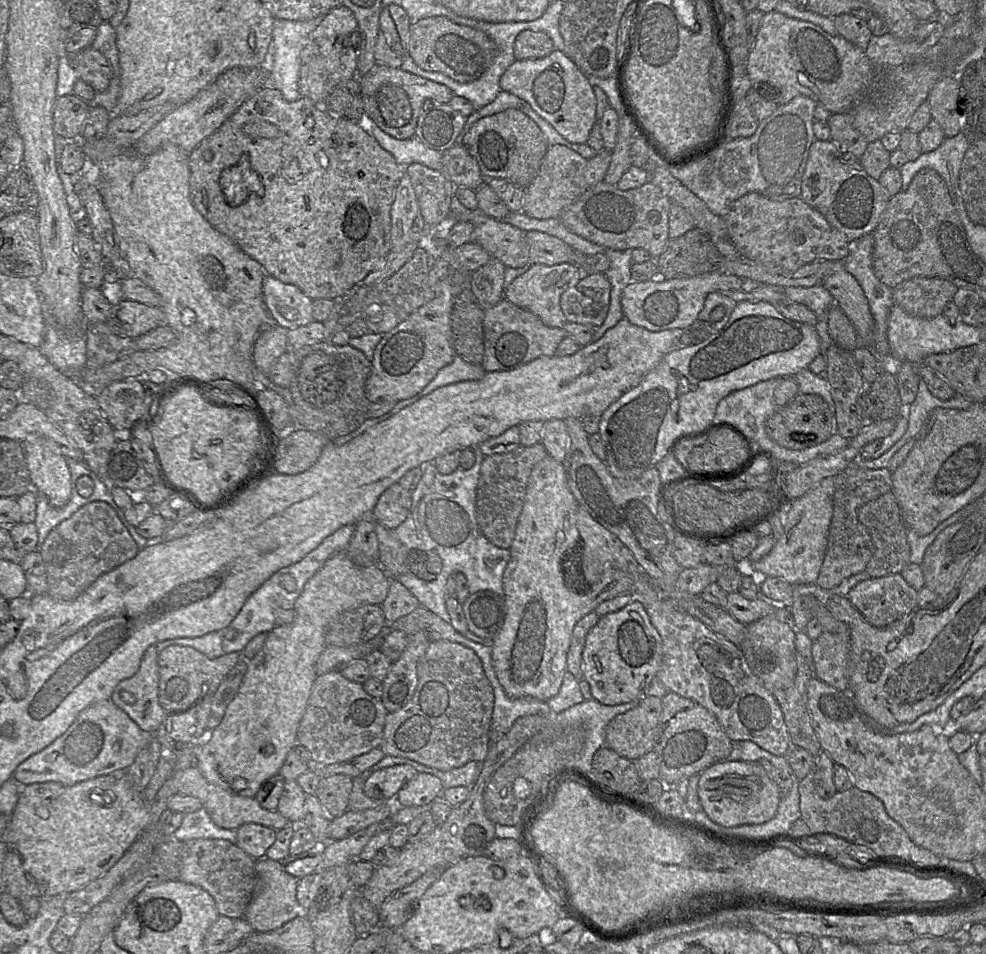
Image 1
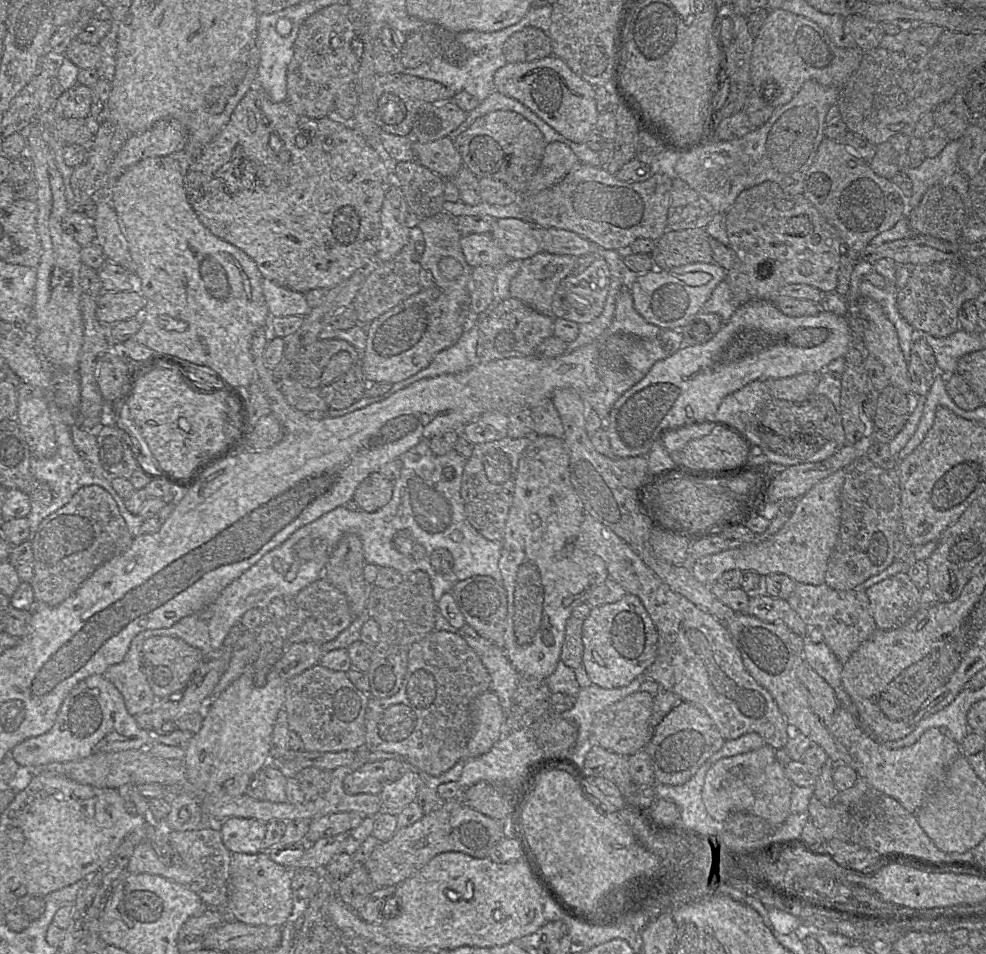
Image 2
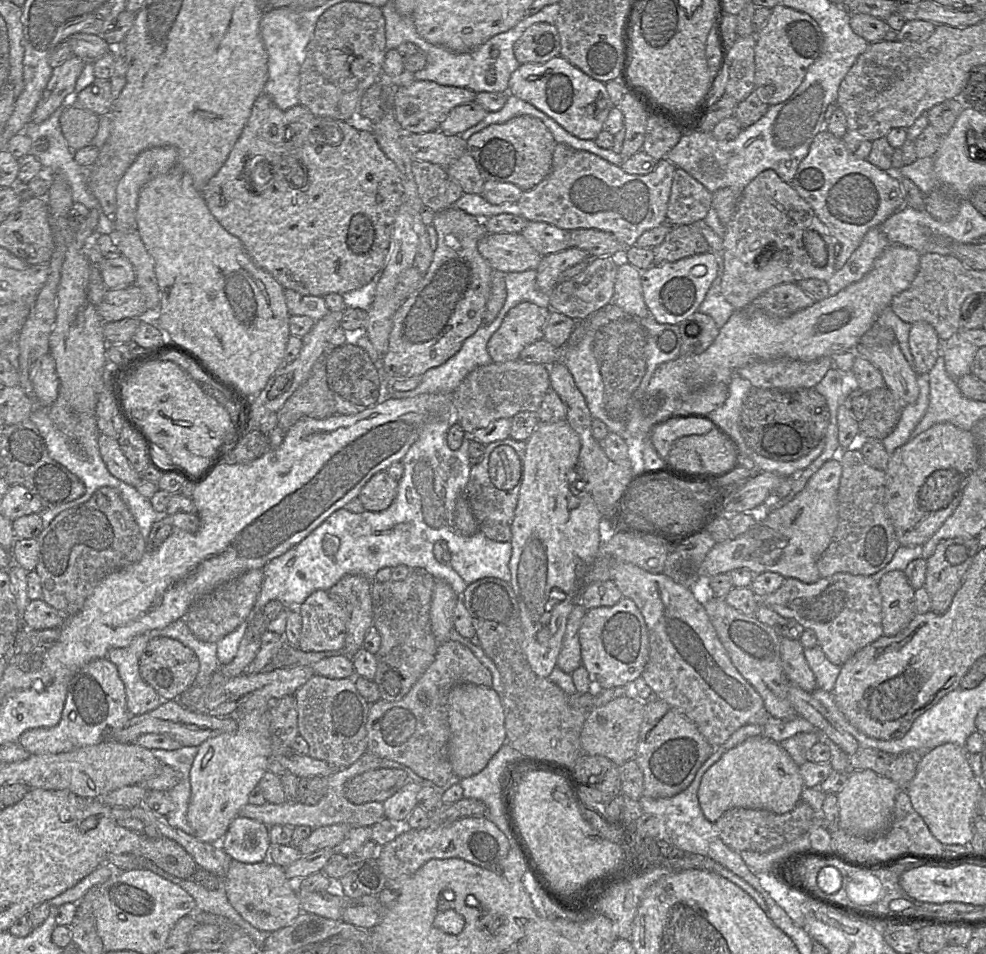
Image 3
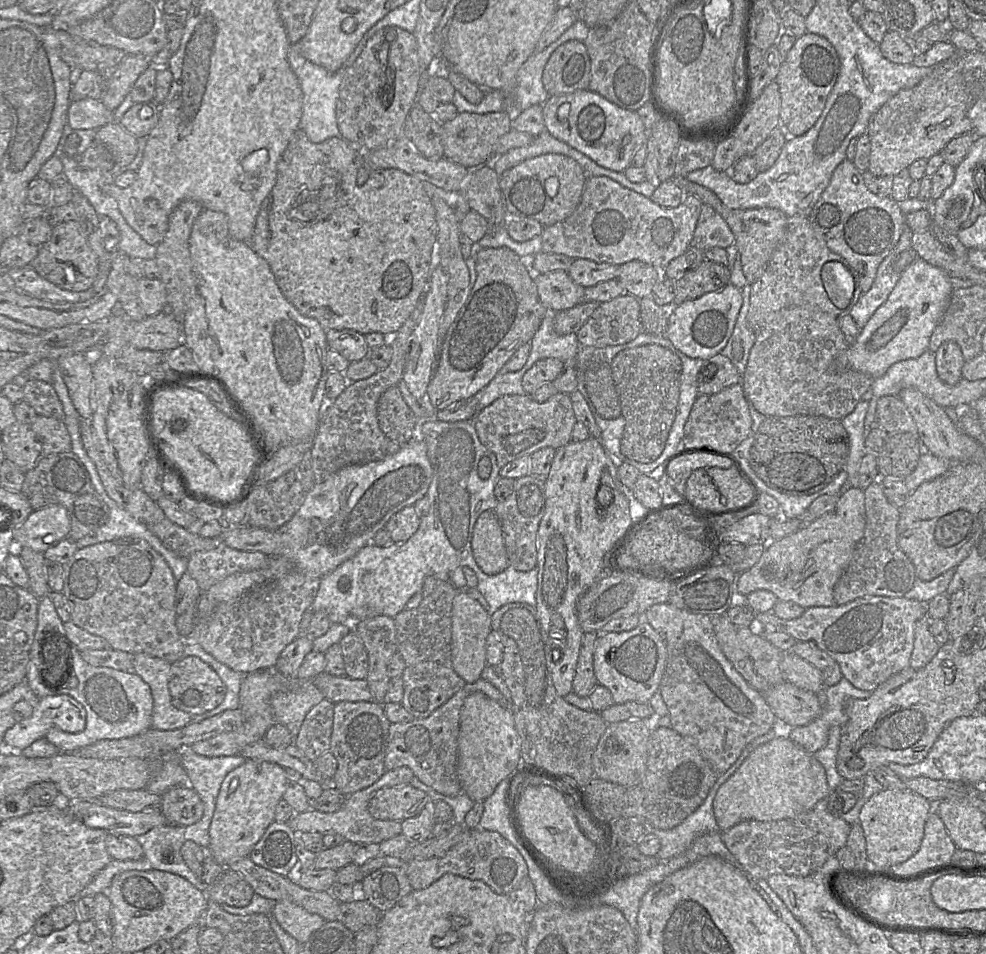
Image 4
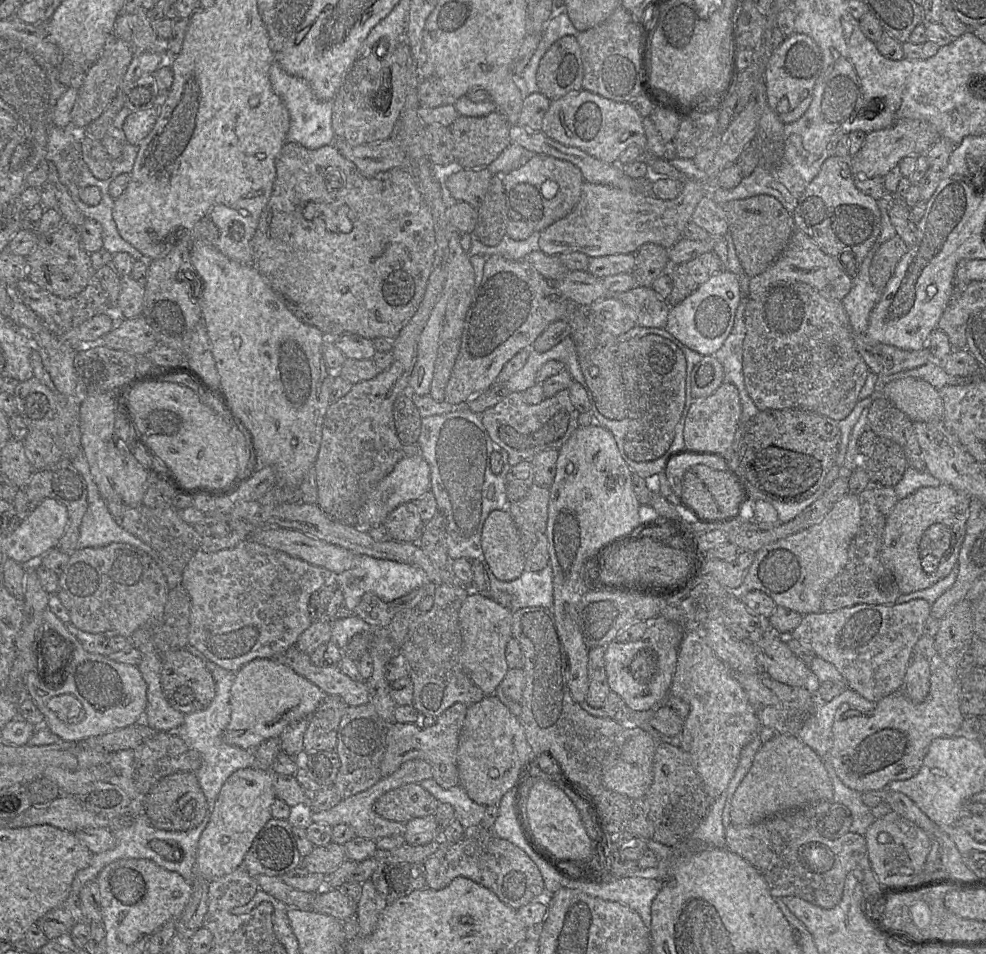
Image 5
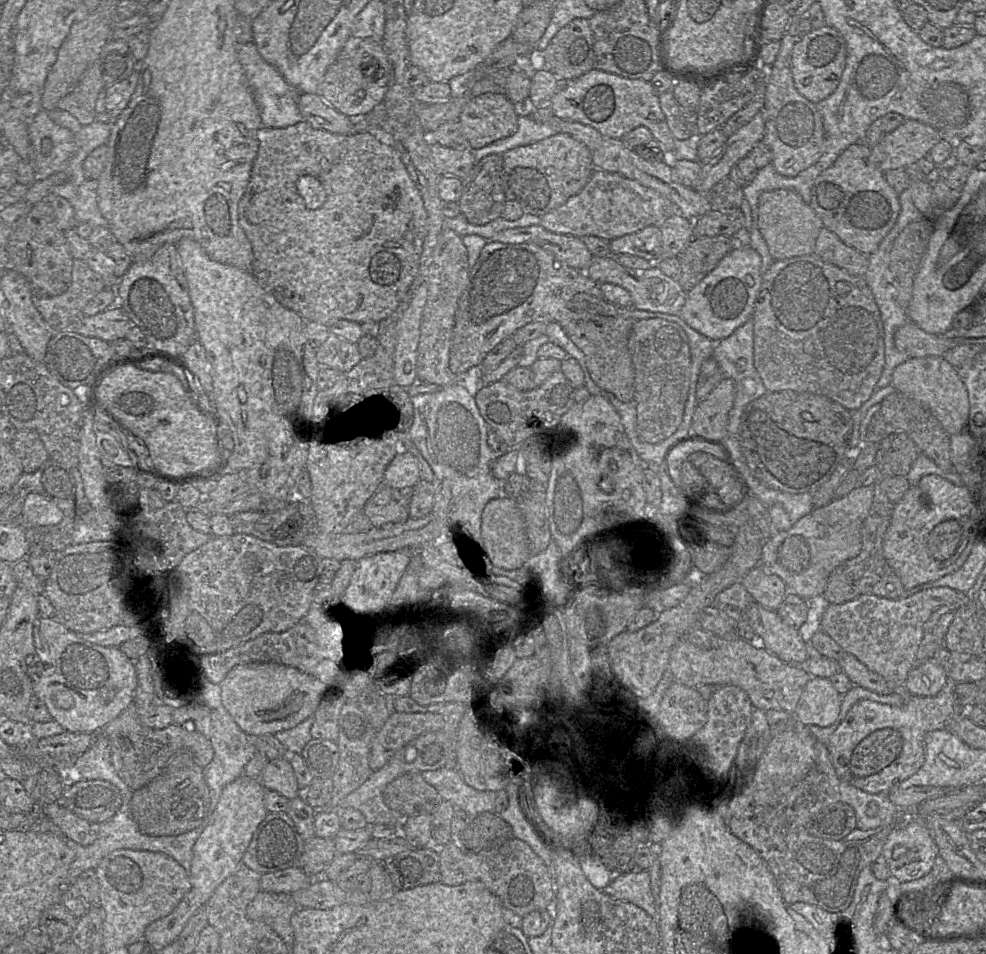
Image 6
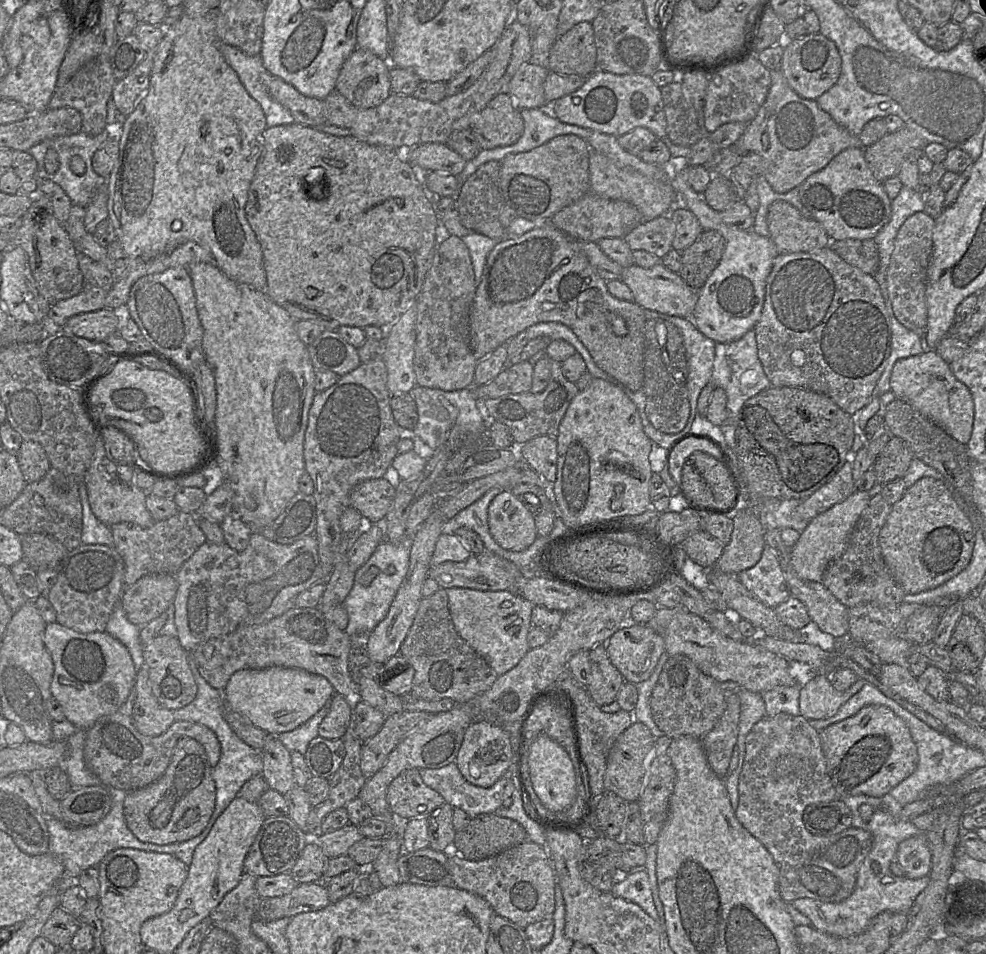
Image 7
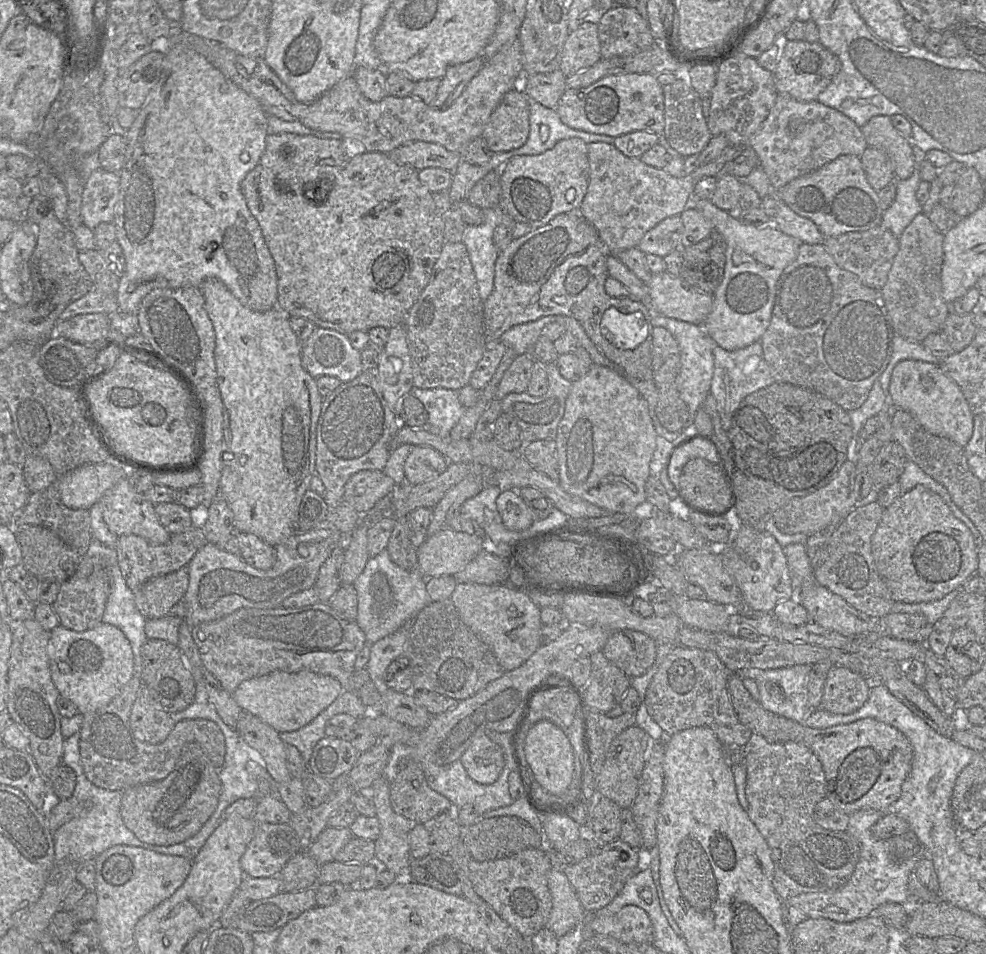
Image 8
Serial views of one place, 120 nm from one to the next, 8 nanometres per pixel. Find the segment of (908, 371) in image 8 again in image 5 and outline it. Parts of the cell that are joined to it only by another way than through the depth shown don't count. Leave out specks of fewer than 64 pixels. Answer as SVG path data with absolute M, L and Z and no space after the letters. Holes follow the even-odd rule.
M894 378L884 387L884 395L913 421L943 421L944 405L938 389L924 379Z

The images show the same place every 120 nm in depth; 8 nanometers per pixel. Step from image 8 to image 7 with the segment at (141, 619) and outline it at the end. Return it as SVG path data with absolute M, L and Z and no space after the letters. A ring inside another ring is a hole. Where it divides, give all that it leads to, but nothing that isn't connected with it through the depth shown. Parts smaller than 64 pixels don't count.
M121 600L115 605L106 625L106 632L118 639L129 651L136 670L145 666L140 642L141 627L132 624L126 616Z

